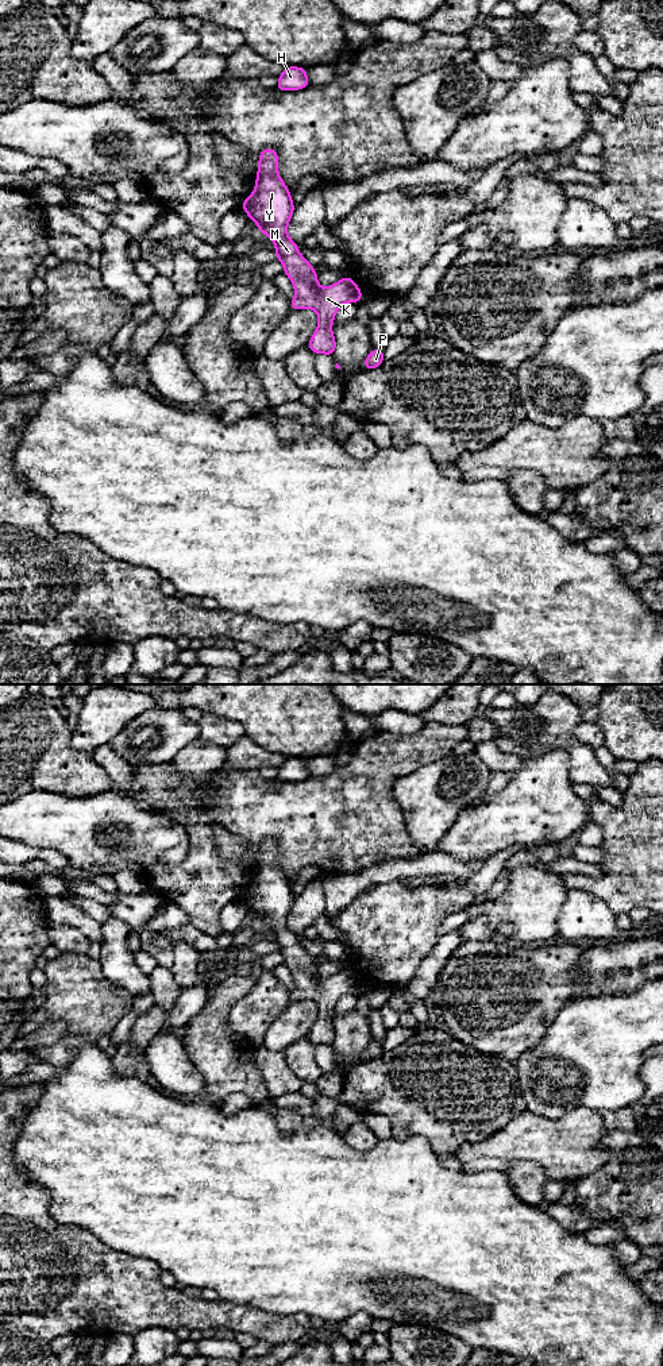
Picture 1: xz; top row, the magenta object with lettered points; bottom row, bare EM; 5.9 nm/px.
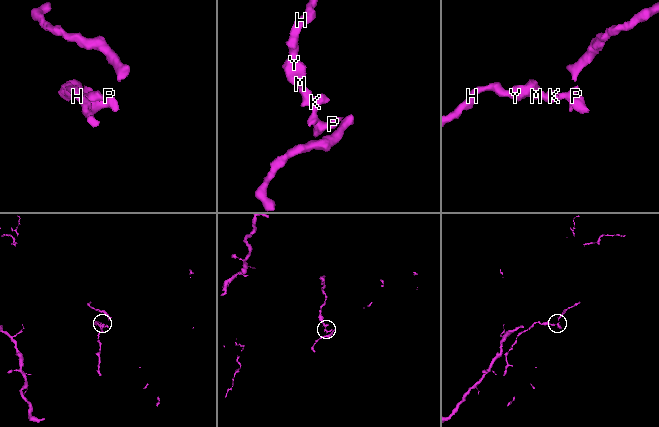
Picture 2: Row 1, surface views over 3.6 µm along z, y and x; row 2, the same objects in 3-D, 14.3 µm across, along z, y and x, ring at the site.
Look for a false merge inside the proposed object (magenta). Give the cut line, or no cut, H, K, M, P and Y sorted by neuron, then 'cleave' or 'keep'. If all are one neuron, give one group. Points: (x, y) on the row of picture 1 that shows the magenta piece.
no cut | H K M P Y | keep

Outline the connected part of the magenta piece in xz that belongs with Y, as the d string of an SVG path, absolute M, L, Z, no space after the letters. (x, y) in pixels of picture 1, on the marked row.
M273 148L261 151L255 190L242 202L248 219L258 223L258 231L275 243L275 256L290 278L296 297L290 301L293 310L313 309L319 315L317 329L308 348L315 354L335 356L336 340L332 323L338 309L346 302L363 298L352 277L344 277L328 288L320 288L313 266L298 252L298 246L288 236L288 224L294 212L290 189L278 174L278 154Z

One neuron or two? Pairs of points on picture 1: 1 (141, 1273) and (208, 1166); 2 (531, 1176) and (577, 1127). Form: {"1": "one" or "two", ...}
{"1": "two", "2": "two"}

